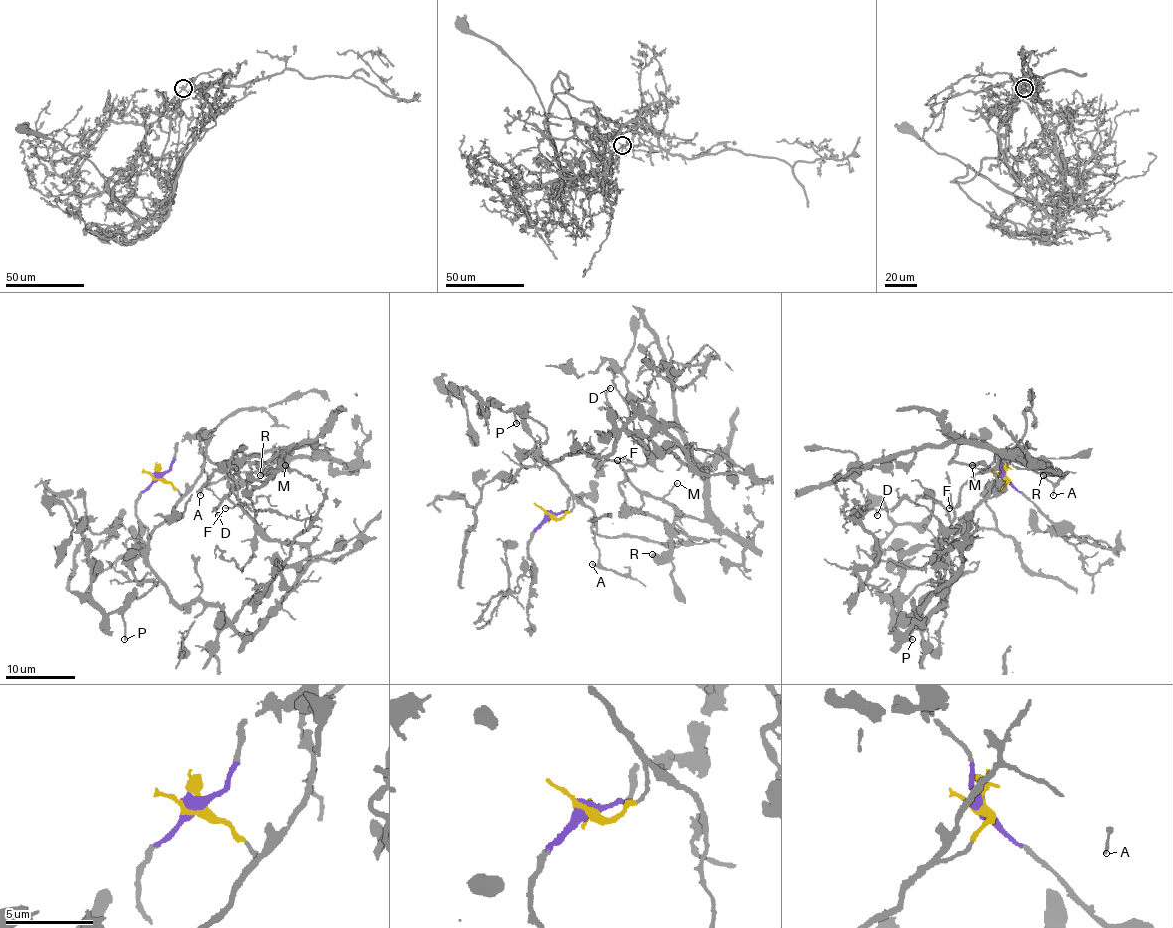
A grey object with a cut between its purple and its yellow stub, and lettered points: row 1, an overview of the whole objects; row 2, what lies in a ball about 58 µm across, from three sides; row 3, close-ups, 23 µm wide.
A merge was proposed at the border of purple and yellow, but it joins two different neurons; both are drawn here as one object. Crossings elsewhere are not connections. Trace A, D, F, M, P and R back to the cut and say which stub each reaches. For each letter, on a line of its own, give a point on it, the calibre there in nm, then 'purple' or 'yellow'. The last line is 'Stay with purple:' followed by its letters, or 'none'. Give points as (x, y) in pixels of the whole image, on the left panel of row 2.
A: at (200, 495); 130 nm thick; yellow
D: at (218, 515); 170 nm thick; yellow
F: at (225, 508); 130 nm thick; yellow
M: at (285, 465); 120 nm thick; purple
P: at (124, 639); 200 nm thick; yellow
R: at (260, 475); 500 nm thick; purple
Stay with purple: M, R

